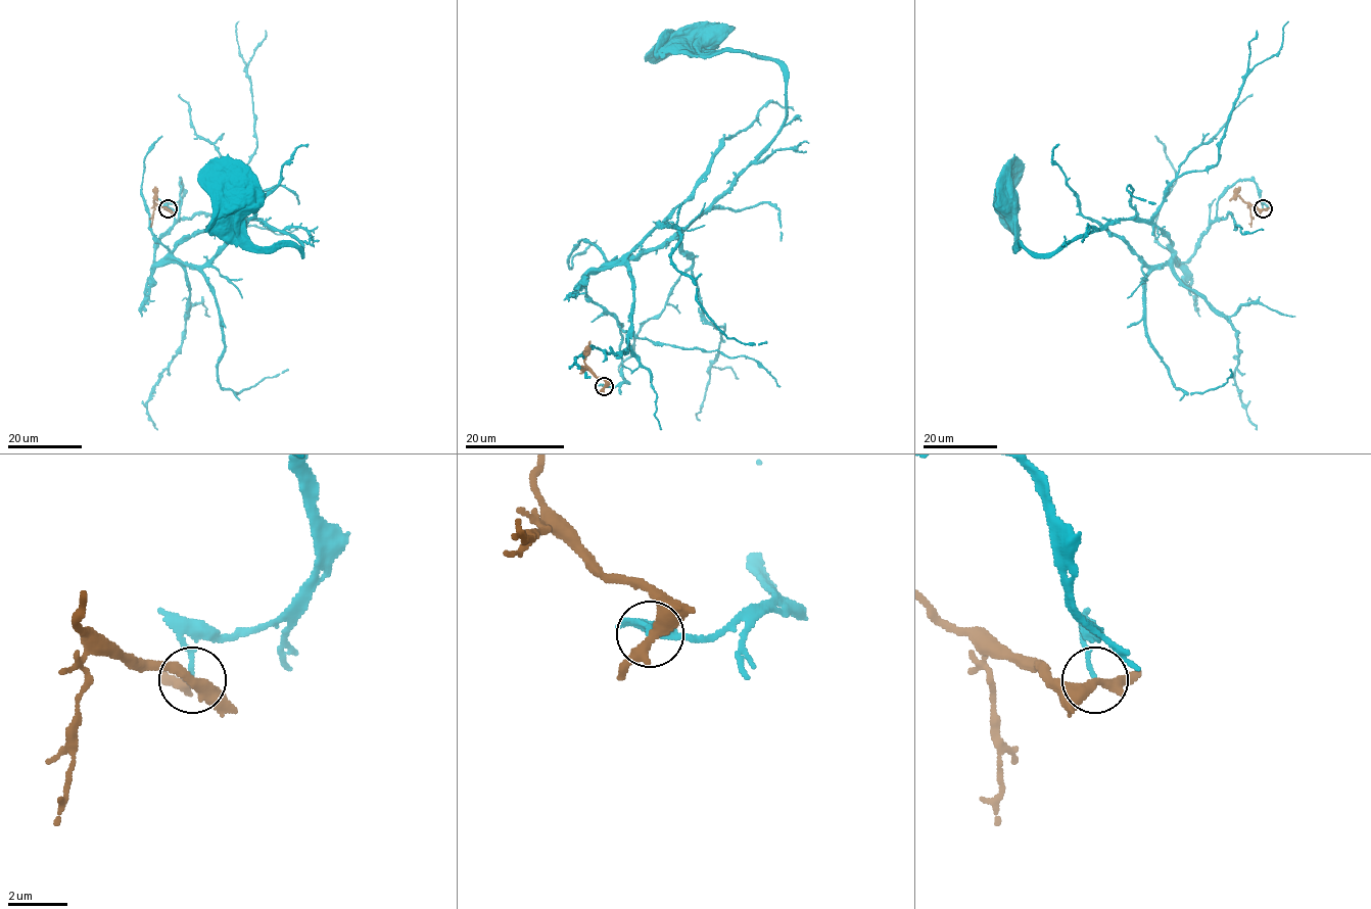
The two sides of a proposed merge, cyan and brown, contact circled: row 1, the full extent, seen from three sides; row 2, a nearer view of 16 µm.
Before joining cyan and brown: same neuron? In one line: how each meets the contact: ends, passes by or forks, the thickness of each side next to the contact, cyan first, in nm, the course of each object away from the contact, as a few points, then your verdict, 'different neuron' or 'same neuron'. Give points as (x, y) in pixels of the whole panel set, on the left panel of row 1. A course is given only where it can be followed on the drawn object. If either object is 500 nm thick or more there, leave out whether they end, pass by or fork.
cyan ends there; brown passes by; 140 nm thick on the cyan side, 380 nm on the other; cyan runs (168, 208), (181, 180), (156, 262), (243, 219), (290, 234), (301, 253), (256, 246), (242, 197); brown runs (168, 208), (153, 201), (155, 196), (157, 200); different neuron

